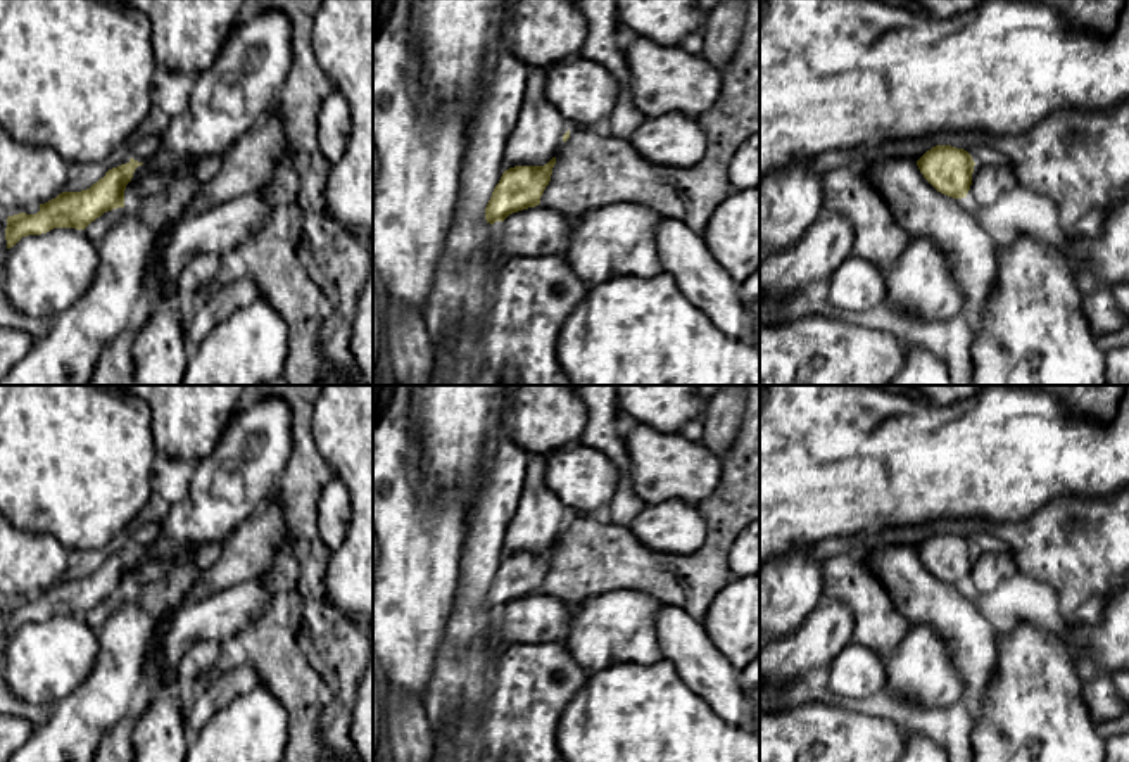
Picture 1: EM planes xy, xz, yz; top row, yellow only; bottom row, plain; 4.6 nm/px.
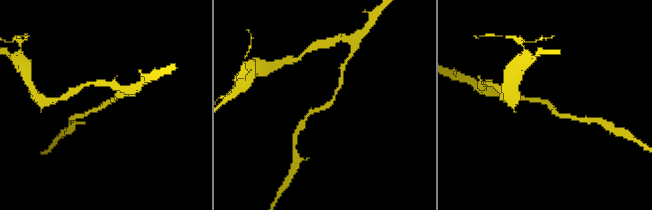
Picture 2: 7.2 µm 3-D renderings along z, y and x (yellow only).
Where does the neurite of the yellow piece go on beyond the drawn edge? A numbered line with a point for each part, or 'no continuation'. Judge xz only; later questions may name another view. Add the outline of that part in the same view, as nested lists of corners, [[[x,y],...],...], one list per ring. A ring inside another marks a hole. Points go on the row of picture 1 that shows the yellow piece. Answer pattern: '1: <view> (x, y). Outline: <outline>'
no continuation

